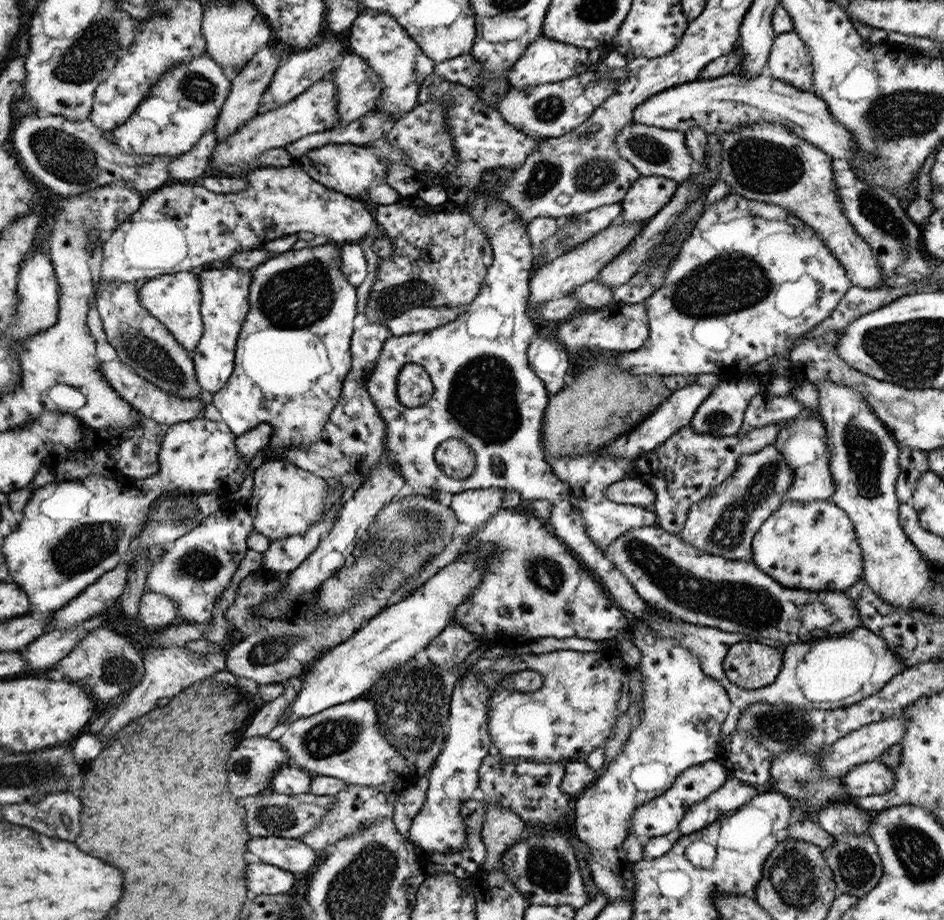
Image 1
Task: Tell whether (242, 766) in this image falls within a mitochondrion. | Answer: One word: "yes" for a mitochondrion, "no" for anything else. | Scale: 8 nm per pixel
yes

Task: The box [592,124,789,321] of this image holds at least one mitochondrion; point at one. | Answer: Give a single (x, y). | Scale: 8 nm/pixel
(654, 151)

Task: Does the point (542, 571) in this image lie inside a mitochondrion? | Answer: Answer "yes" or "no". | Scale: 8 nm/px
yes

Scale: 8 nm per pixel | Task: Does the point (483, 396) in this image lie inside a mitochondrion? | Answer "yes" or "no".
yes

